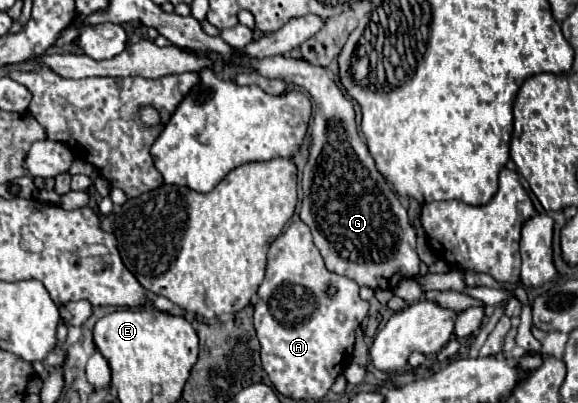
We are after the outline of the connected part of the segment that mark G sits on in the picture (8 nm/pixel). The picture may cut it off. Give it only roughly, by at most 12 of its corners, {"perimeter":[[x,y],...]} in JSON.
{"perimeter":[[238,58],[310,92],[300,218],[330,272],[420,274],[406,208],[322,66]]}

